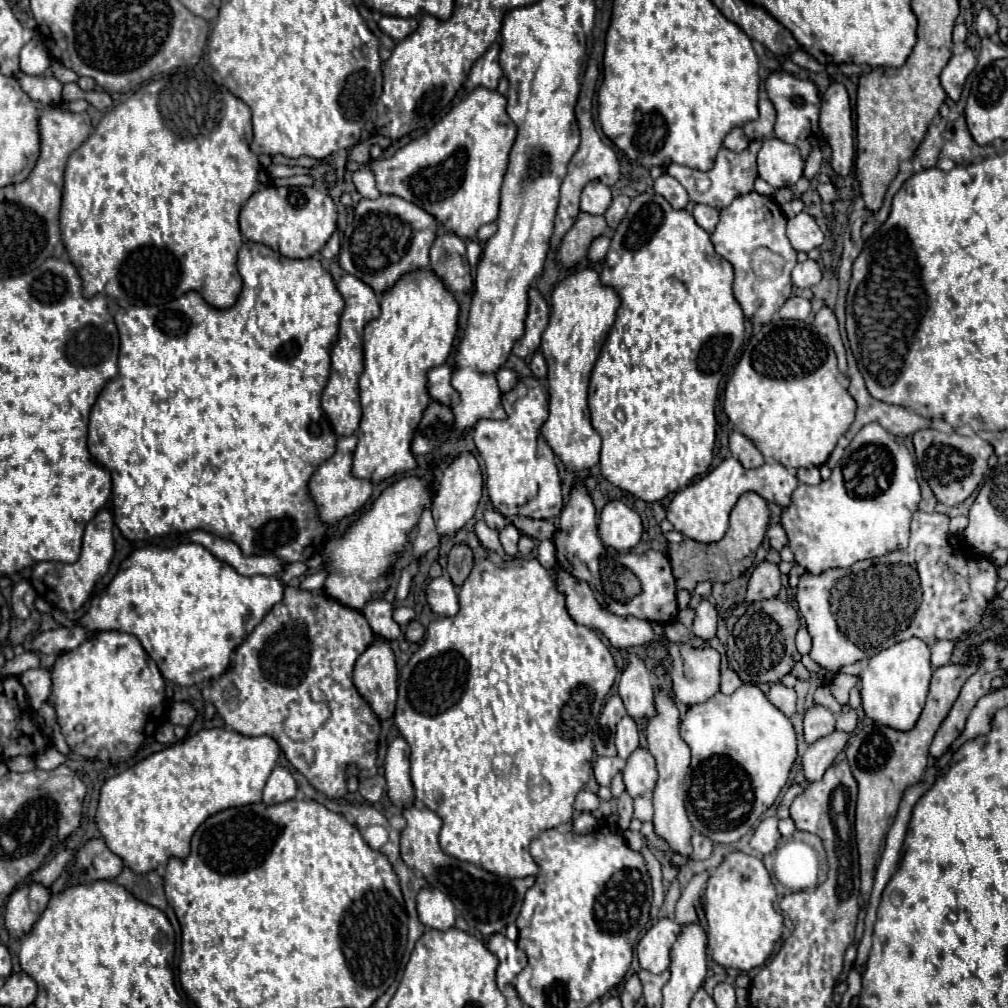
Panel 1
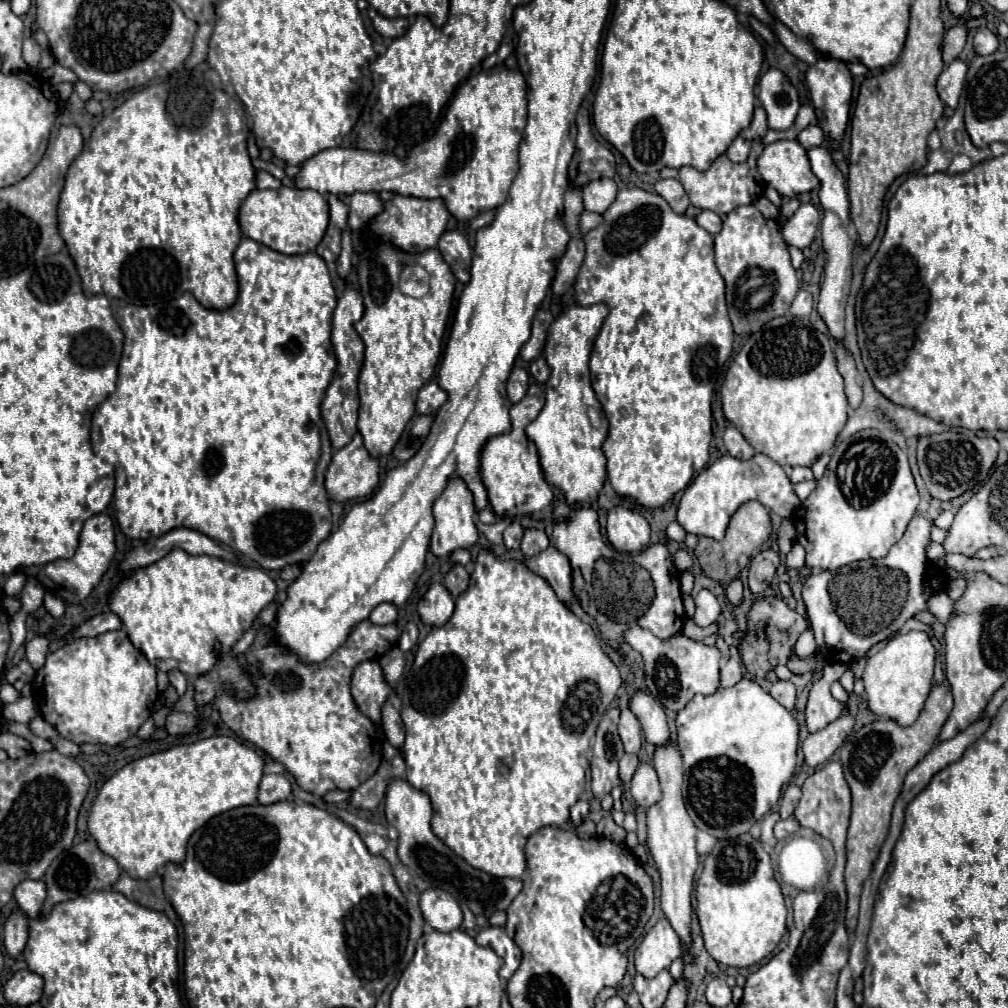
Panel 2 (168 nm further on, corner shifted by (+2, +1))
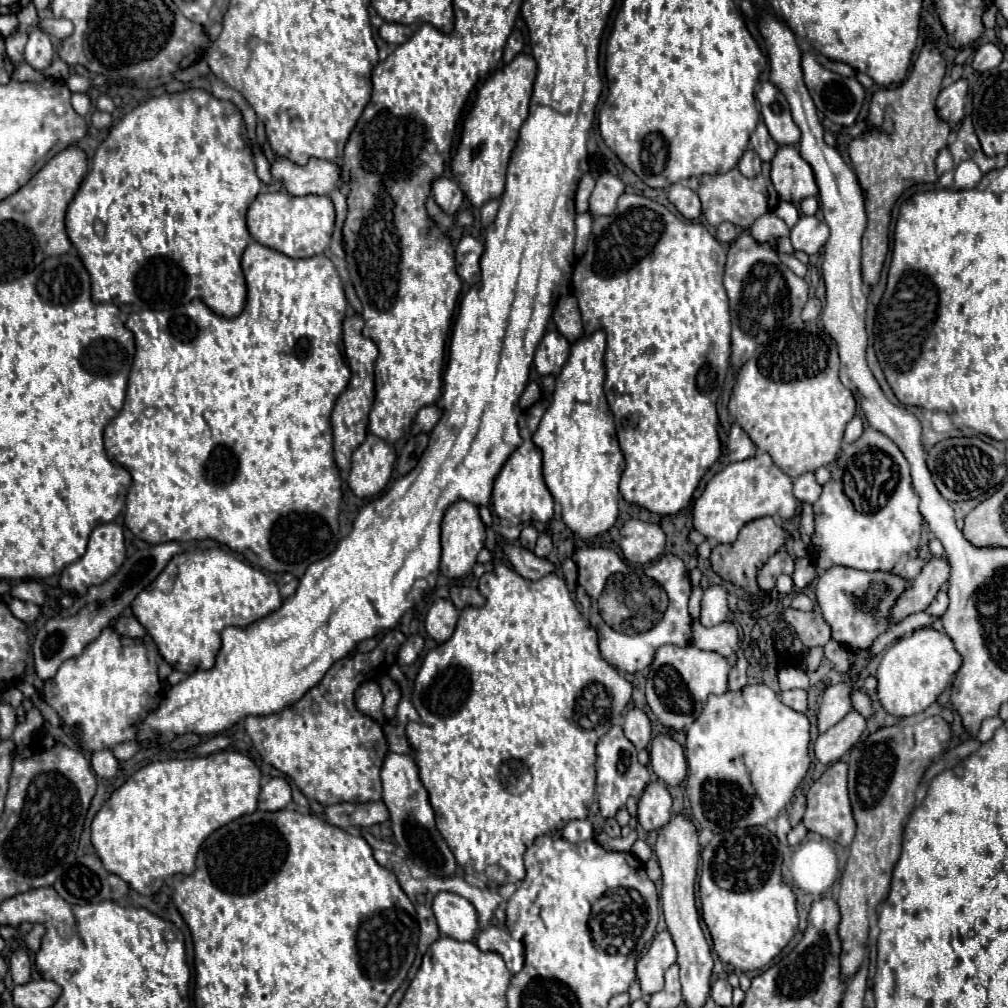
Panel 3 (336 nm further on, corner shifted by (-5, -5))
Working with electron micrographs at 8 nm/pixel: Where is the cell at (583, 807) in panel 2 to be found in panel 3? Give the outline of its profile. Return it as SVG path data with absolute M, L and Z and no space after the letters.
M571 820L563 828L563 838L569 842L583 842L593 838L593 824L589 820Z

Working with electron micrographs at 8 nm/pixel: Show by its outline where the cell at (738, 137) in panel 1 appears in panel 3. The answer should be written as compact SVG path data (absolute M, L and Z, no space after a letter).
M747 148L737 166L739 166L739 170L741 170L743 176L753 178L753 176L757 176L759 170L761 170L761 158L757 156L757 152L755 152L753 148Z

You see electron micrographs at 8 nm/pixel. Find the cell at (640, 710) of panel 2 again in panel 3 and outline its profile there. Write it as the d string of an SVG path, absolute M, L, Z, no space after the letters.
M657 734L651 742L651 768L667 786L679 786L687 776L687 760L681 744L671 734Z

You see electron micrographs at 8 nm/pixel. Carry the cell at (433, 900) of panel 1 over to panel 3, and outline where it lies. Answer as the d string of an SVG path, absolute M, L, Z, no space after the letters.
M439 892L433 900L433 914L439 930L455 940L471 940L477 932L477 912L473 904L451 892Z

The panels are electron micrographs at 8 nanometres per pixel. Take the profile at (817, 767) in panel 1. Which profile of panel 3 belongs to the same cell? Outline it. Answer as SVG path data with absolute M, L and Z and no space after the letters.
M851 710L839 724L829 728L825 734L819 734L813 744L815 758L825 766L837 762L859 740L863 730L865 718L859 712Z

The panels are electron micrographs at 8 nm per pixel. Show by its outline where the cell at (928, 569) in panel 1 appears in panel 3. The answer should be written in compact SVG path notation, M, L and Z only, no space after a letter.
M835 566L819 576L815 594L819 610L831 626L831 638L847 650L865 650L877 636L891 630L891 606L907 586L911 586L911 580L895 572L863 572Z

